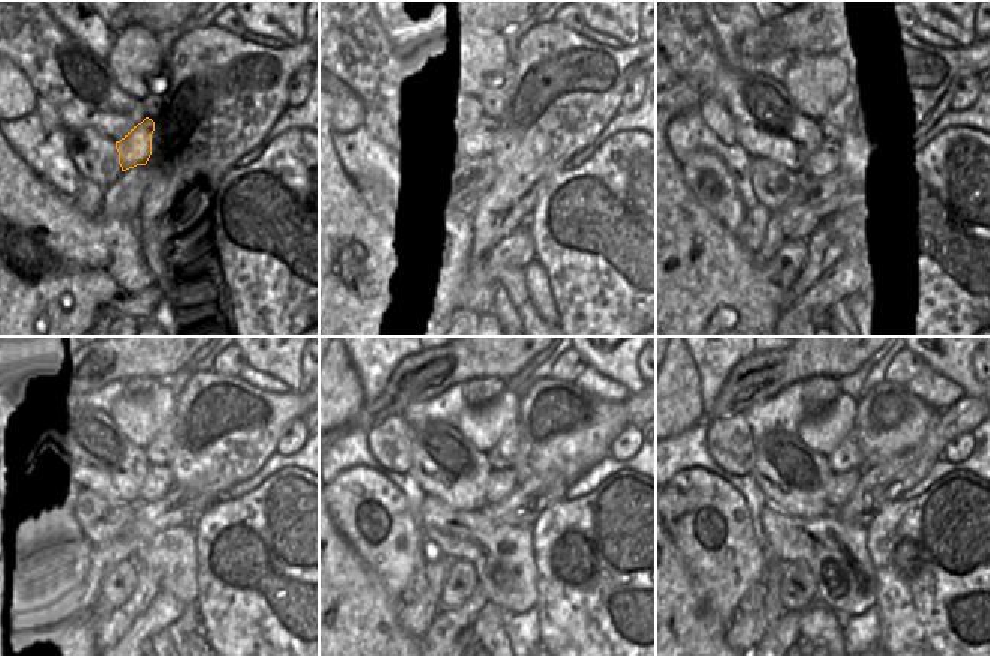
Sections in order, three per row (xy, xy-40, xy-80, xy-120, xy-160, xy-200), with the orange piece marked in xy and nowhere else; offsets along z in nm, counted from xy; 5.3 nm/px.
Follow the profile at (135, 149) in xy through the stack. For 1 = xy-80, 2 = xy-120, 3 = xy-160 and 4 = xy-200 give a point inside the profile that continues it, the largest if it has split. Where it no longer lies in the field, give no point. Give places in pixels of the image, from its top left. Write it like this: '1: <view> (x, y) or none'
1: xy-80 (824, 161)
2: xy-120 (159, 481)
3: xy-160 (500, 484)
4: xy-200 (842, 487)

